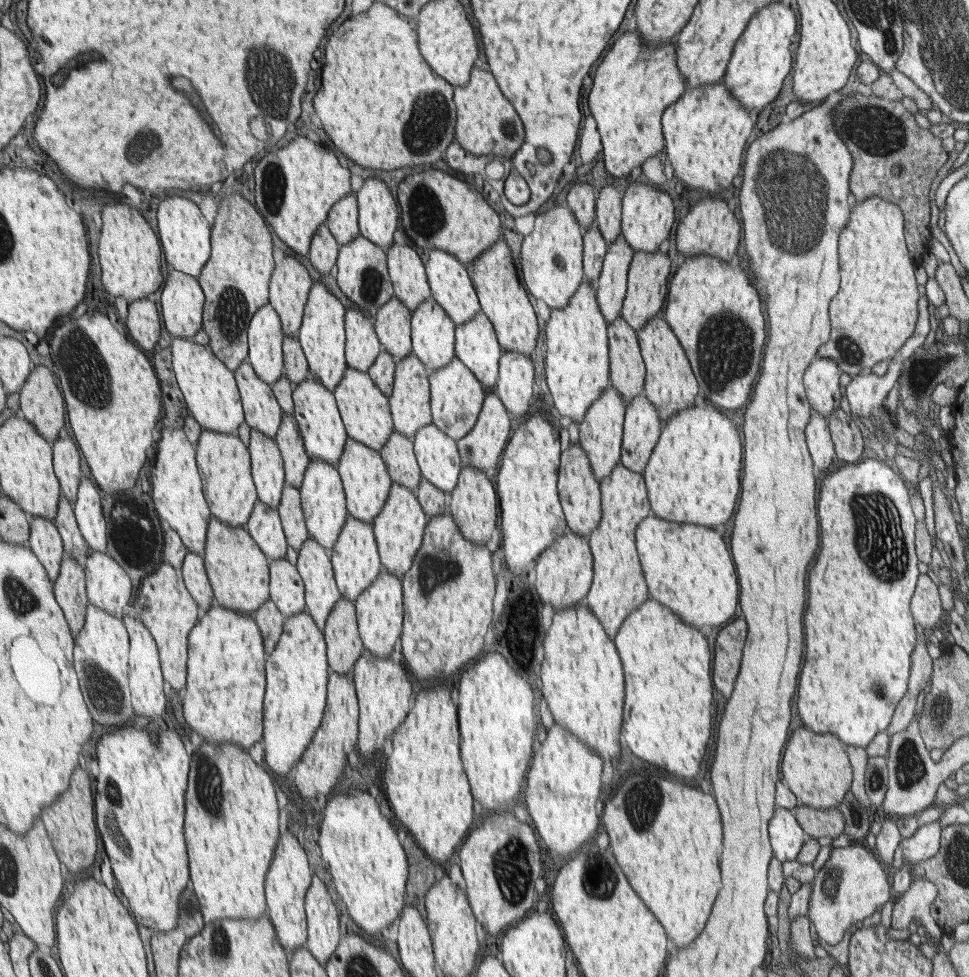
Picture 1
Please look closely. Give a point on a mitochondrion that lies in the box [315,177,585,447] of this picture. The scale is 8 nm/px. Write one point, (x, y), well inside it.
(426, 217)

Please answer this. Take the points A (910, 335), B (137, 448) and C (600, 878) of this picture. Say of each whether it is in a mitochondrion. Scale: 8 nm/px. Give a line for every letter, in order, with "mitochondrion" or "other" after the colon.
A: other
B: other
C: mitochondrion

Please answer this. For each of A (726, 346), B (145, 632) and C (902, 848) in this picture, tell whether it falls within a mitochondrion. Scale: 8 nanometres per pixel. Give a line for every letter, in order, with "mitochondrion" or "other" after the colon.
A: mitochondrion
B: other
C: other

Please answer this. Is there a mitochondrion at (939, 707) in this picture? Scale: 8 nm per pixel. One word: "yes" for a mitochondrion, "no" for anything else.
yes

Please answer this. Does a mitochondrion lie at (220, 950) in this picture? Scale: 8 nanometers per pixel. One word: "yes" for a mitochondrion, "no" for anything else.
yes

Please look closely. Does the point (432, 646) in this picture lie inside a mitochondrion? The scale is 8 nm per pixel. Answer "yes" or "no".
no

